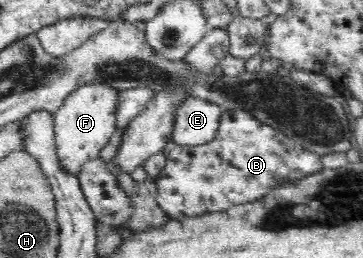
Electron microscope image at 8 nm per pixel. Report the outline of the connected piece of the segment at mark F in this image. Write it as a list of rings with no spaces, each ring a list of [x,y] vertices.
[[[104,84],[83,85],[65,97],[63,106],[53,114],[56,156],[58,156],[60,166],[68,174],[78,177],[86,162],[101,157],[103,147],[106,147],[118,128],[116,95],[118,95],[118,90]]]

